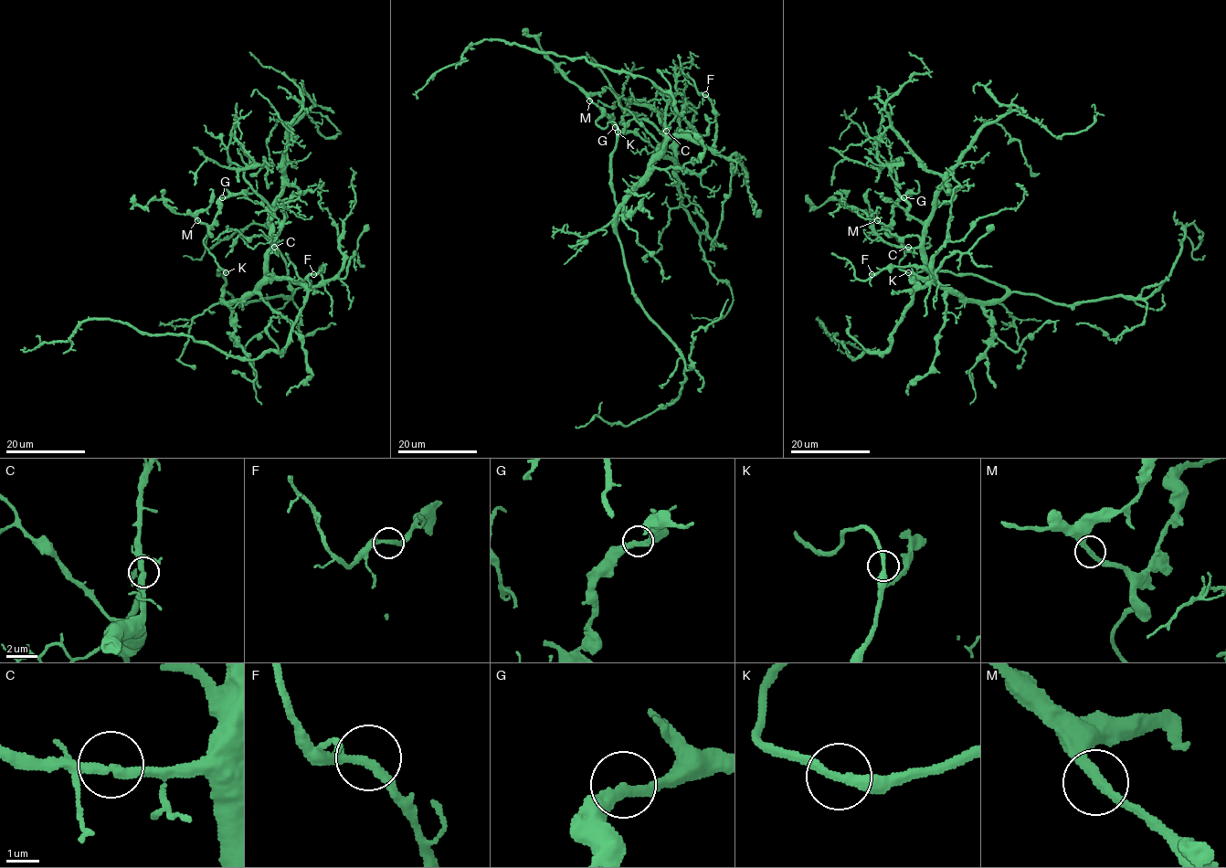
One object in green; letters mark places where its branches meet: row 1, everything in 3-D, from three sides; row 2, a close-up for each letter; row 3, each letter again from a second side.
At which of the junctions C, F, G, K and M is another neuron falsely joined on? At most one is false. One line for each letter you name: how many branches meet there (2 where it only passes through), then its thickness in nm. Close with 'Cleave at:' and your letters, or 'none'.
Cleave at: none

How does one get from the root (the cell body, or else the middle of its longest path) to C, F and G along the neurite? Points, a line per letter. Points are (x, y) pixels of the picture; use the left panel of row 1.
C: (264, 283), (266, 256), (273, 247)
F: (264, 283), (272, 280), (292, 280), (315, 286), (322, 280), (323, 266), (313, 274)
G: (264, 283), (245, 297), (224, 300), (225, 280), (218, 271), (225, 271), (203, 242), (220, 209), (222, 197)

